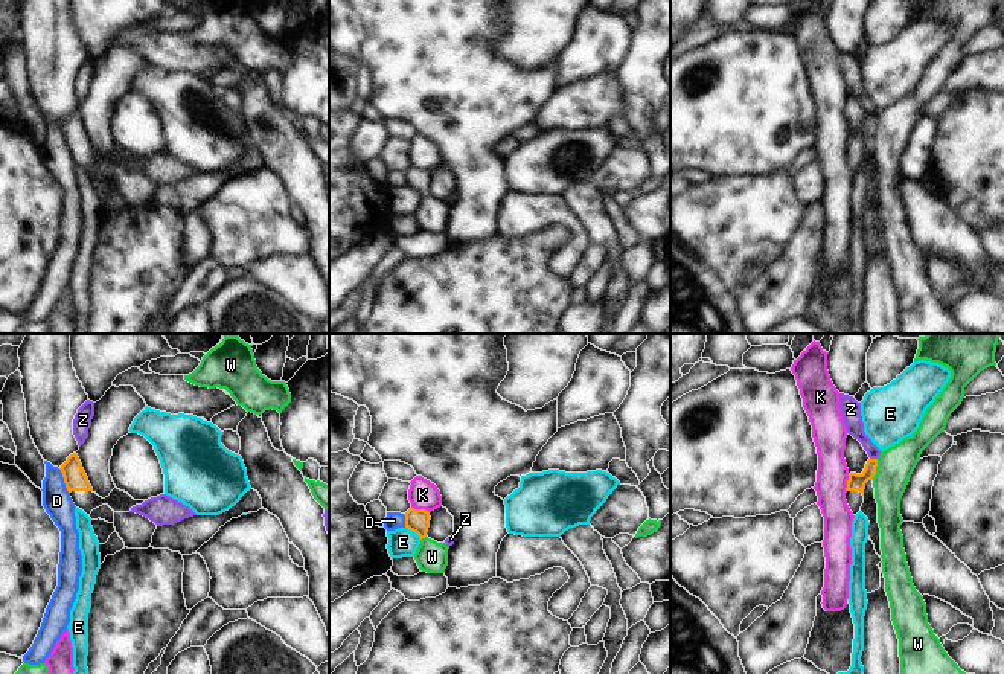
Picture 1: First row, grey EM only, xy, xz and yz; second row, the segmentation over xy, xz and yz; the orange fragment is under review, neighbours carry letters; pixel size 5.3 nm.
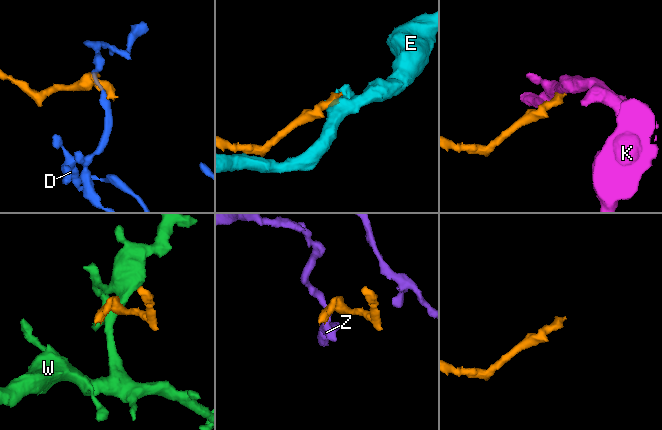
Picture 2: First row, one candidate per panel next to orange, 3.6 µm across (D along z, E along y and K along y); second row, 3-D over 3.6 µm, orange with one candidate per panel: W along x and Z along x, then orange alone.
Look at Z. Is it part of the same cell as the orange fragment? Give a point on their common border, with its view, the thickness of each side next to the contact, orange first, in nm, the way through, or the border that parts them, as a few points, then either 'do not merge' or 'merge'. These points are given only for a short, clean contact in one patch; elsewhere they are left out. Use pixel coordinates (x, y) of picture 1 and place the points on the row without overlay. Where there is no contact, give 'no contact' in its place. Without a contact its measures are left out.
contact yz (873, 118); calibres 100 and 100 nm; border yz (870, 116), (876, 118); do not merge

